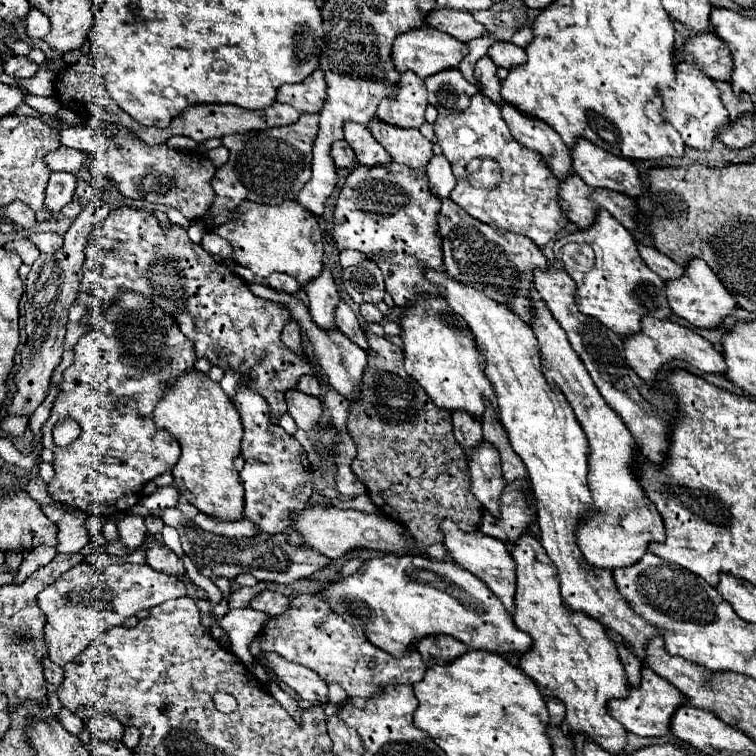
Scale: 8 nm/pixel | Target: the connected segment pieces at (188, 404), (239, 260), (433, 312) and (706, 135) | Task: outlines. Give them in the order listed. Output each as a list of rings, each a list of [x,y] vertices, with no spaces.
[[[190,370],[188,374],[178,376],[162,394],[162,398],[160,398],[160,402],[154,410],[154,424],[160,430],[168,430],[180,442],[182,456],[172,470],[174,484],[178,486],[180,494],[190,504],[194,504],[198,510],[202,510],[206,514],[214,514],[216,518],[224,518],[224,520],[244,518],[244,514],[242,514],[242,510],[244,510],[244,488],[240,486],[238,472],[232,466],[232,460],[240,454],[242,420],[240,420],[238,410],[230,402],[230,398],[220,388],[220,384],[210,380],[208,374],[198,372],[198,370]]]
[[[244,200],[222,226],[214,228],[214,232],[232,244],[236,264],[250,268],[260,278],[268,278],[272,272],[284,272],[298,278],[300,284],[306,284],[322,270],[324,250],[318,218],[296,200],[278,206]]]
[[[440,296],[422,298],[420,302],[414,302],[412,306],[408,306],[404,314],[400,316],[398,326],[402,328],[400,338],[404,342],[404,368],[428,392],[428,396],[432,398],[432,402],[436,402],[436,406],[452,410],[452,412],[458,408],[470,410],[470,414],[476,414],[480,418],[484,412],[482,398],[486,396],[498,410],[496,398],[492,394],[492,386],[484,378],[484,372],[482,372],[484,362],[480,362],[480,352],[476,350],[476,342],[472,342],[472,334],[468,334],[468,326],[464,326],[462,318],[458,320],[456,312]]]
[[[680,62],[676,66],[676,88],[658,91],[657,97],[662,100],[662,106],[674,128],[680,130],[684,144],[692,148],[706,150],[712,146],[712,138],[716,136],[716,130],[724,128],[724,122],[728,120],[728,110],[720,102],[718,88],[714,86],[714,80],[696,70],[692,64]]]

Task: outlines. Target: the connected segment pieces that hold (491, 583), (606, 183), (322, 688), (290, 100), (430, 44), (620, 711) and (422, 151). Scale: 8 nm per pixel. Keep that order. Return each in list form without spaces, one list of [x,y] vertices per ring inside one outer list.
[[[442,518],[440,530],[442,530],[442,542],[444,542],[444,546],[446,546],[448,556],[452,558],[452,562],[458,564],[458,566],[462,566],[464,570],[472,572],[484,584],[488,584],[488,588],[496,594],[496,598],[512,614],[512,610],[514,610],[516,574],[514,574],[514,564],[512,564],[512,558],[508,554],[506,544],[502,540],[498,540],[498,538],[492,538],[492,536],[482,534],[480,530],[476,530],[476,532],[462,532],[456,526],[456,522],[450,520],[450,518]]]
[[[576,138],[576,146],[570,148],[570,154],[574,172],[588,182],[588,186],[610,188],[632,198],[642,194],[642,182],[630,160],[614,156],[586,138]]]
[[[276,652],[262,656],[262,666],[272,668],[278,678],[288,684],[302,700],[308,702],[328,702],[328,684],[310,668],[294,664],[278,656]]]
[[[316,70],[306,80],[298,84],[284,84],[276,94],[276,102],[288,104],[298,112],[318,112],[326,98],[326,80],[324,72]]]
[[[422,26],[422,28],[412,28],[408,32],[402,32],[396,40],[394,40],[394,48],[392,48],[392,62],[394,68],[398,72],[402,70],[412,70],[416,72],[420,78],[426,78],[430,74],[436,74],[444,68],[458,68],[460,60],[466,54],[466,44],[450,38],[446,32],[440,32],[432,26]]]
[[[642,668],[642,680],[638,686],[628,686],[626,698],[612,698],[608,702],[608,714],[618,720],[630,734],[636,736],[664,736],[670,732],[670,718],[678,706],[684,704],[684,696],[664,678],[650,668]]]
[[[372,118],[366,126],[398,164],[424,168],[432,158],[432,144],[420,134],[418,128],[400,128],[380,122],[378,118]]]

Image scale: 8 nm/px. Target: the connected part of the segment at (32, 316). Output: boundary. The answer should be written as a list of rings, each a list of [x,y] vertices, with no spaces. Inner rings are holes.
[[[88,202],[80,216],[72,222],[70,230],[64,234],[64,246],[56,250],[56,254],[40,254],[40,258],[32,264],[32,270],[26,278],[26,306],[24,306],[24,334],[26,340],[18,346],[20,366],[14,374],[16,392],[12,402],[8,404],[8,416],[26,416],[30,418],[32,412],[44,402],[50,390],[50,378],[54,368],[60,364],[62,358],[62,342],[66,336],[68,324],[68,308],[76,300],[78,286],[82,280],[82,264],[84,264],[84,250],[88,246],[88,238],[94,232],[94,224],[102,224],[110,214],[110,206],[100,202]]]

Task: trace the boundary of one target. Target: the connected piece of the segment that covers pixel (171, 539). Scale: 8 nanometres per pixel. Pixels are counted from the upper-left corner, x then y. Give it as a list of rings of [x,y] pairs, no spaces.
[[[165,526],[161,532],[163,542],[174,551],[178,557],[182,558],[184,556],[184,551],[181,547],[180,543],[180,535],[179,532],[169,526]]]

